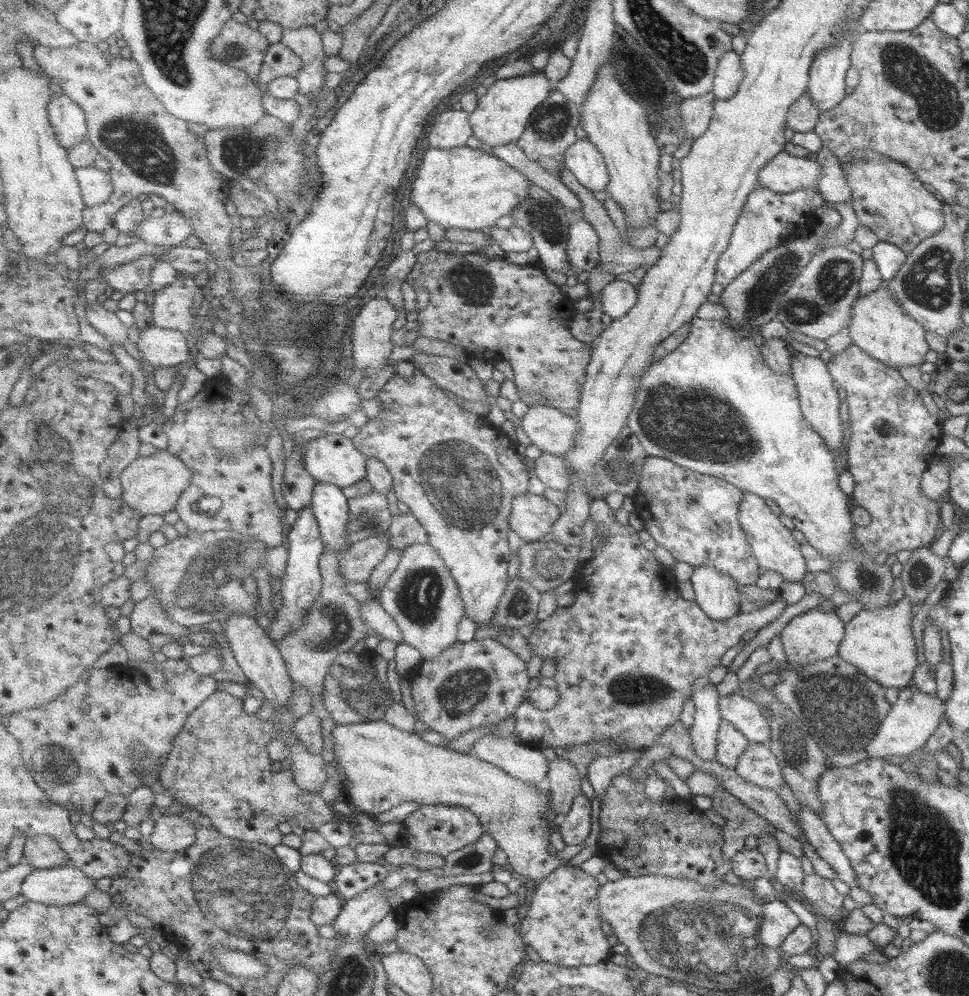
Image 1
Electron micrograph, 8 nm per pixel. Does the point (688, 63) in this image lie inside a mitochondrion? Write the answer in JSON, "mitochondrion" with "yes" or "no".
{"mitochondrion":"yes"}

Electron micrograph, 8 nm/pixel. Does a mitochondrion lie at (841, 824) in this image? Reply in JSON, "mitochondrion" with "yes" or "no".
{"mitochondrion":"no"}

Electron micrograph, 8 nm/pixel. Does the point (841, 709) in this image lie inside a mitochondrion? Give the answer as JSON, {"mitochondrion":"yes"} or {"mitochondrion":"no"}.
{"mitochondrion":"yes"}

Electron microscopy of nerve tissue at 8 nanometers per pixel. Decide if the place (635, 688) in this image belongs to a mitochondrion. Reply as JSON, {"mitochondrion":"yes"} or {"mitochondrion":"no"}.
{"mitochondrion":"yes"}

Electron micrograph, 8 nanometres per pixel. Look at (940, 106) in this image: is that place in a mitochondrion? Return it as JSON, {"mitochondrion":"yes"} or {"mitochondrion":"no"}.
{"mitochondrion":"yes"}

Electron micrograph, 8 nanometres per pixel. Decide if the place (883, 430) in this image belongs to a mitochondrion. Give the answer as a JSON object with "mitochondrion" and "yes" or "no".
{"mitochondrion":"no"}

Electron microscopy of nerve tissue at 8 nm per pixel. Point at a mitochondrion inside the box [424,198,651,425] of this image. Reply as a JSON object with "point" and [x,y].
{"point":[473,285]}

